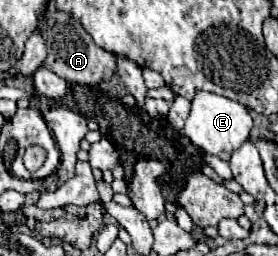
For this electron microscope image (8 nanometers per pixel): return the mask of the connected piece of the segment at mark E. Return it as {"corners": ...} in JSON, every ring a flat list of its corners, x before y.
{"corners":[[196,90,196,96,192,98,192,108,186,118,182,134,186,138,190,138,192,144,200,146,204,152,218,156,222,160,228,160,232,156,232,152,238,150,248,140,250,128,252,128,252,118,242,104,238,104,230,98,212,94,212,92]]}

